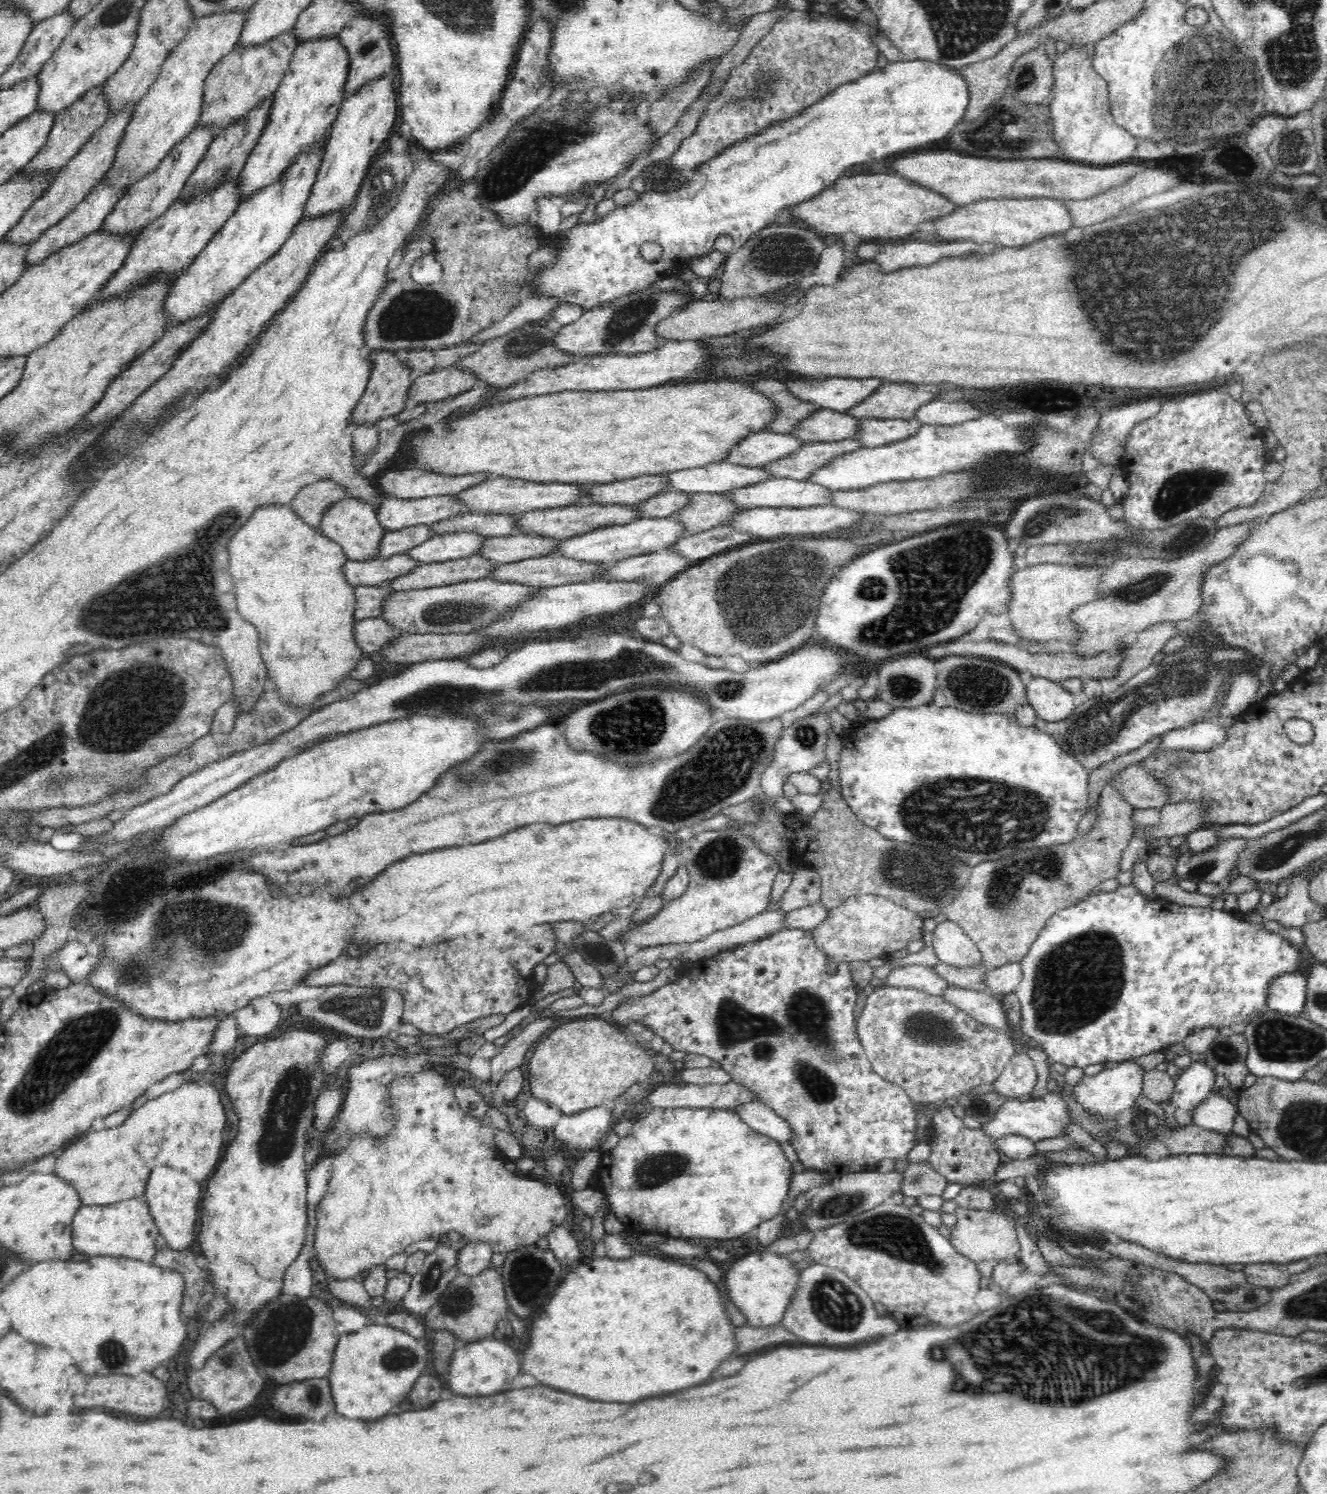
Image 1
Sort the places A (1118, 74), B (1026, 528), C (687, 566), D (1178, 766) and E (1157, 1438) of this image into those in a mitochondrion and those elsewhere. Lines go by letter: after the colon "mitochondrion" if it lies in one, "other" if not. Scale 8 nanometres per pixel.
A: other
B: mitochondrion
C: other
D: mitochondrion
E: other

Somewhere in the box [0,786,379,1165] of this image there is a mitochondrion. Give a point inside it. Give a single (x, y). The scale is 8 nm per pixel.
(73, 1048)

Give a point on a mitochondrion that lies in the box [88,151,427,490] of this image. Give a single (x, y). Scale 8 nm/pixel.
(379, 188)

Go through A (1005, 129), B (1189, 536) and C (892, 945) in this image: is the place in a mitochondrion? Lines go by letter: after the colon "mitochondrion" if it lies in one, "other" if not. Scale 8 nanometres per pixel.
A: mitochondrion
B: mitochondrion
C: other

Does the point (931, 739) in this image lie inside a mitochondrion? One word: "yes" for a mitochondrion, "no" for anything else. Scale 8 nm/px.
no

